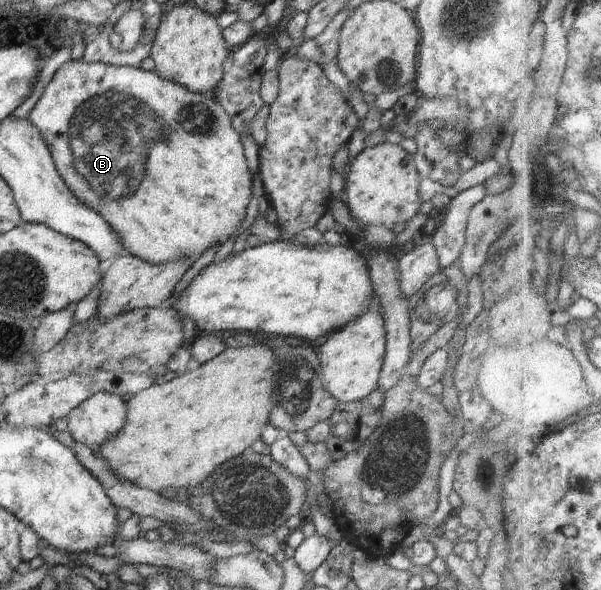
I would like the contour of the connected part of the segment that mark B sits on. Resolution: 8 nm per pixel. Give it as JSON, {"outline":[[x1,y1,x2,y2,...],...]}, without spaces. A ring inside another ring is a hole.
{"outline":[[82,58,71,60,64,71,62,71,62,68,57,70,27,119,40,131,41,137,53,158,54,166,60,172,63,181,76,194,83,205,96,211,116,231,126,254,131,254,152,264,164,264,181,258,188,258,194,263,207,249,219,248,225,241,235,237,239,225,245,219,247,205,249,205,252,194,252,173,249,172,238,131,233,127,228,113,213,98,212,94,189,91,179,84,163,80,155,71,146,71,140,67,131,66,115,67,103,62,89,63],[157,119,161,119,165,123,165,129,169,131,169,137,165,141,157,141,157,139,165,137,165,129,161,129,161,121,157,121],[149,141,157,141,157,147,151,145,151,149,145,155,149,155,153,149,157,149,155,161,153,161,153,153,149,157,141,155,141,149]]}

